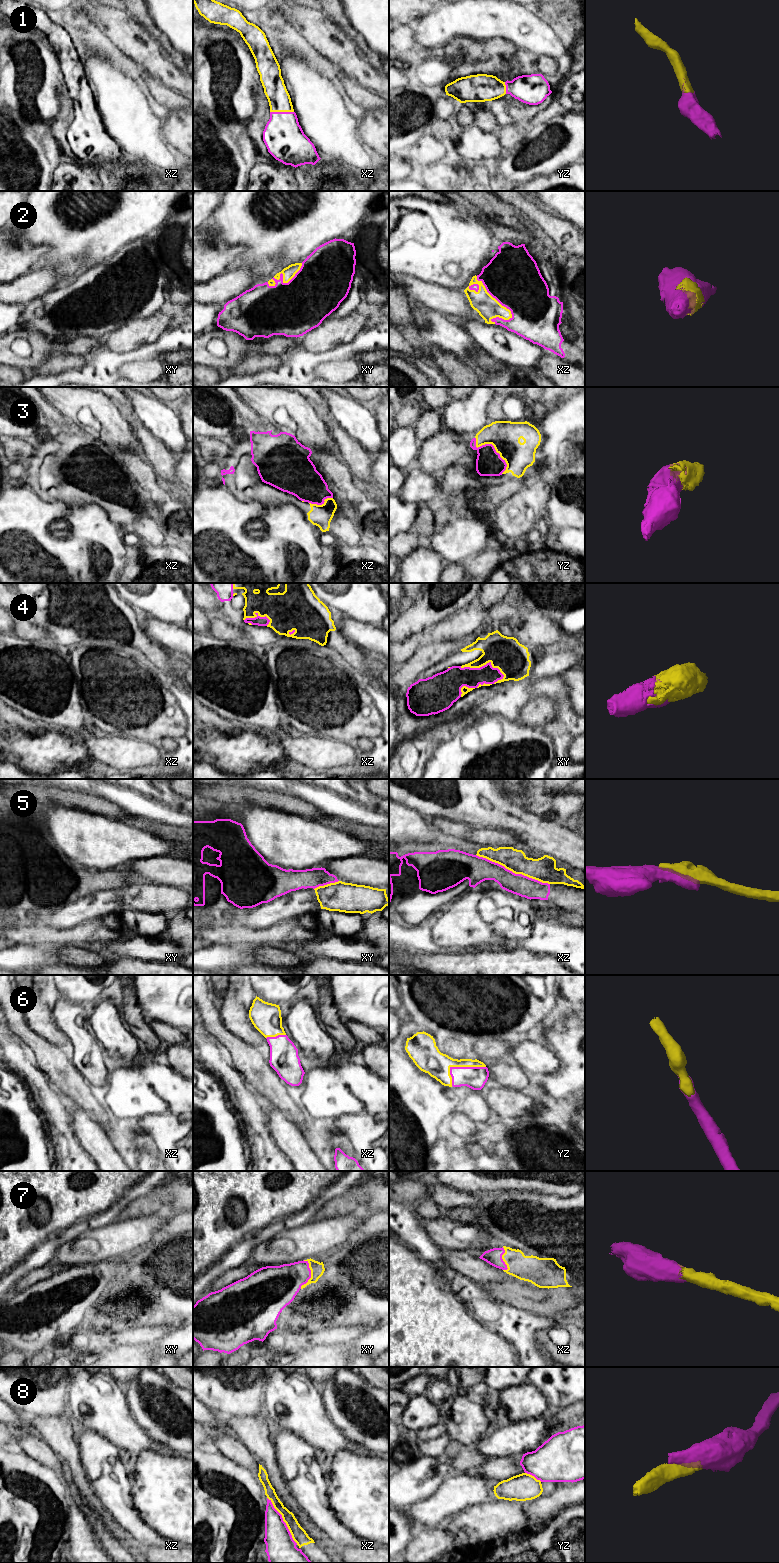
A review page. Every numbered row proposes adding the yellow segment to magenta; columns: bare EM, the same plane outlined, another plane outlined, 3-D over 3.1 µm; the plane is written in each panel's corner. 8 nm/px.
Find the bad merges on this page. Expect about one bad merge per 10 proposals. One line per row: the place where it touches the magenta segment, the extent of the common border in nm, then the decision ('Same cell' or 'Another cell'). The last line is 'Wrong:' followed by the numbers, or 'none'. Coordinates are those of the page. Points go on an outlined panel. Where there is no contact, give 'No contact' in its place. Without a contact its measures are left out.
1: Touches magenta at xz (282, 112). Shared border 190 nm. Same cell
2: Touches magenta at xz (494, 297). Shared border 440 nm. Same cell
3: Touches magenta at yz (493, 447). Shared border 360 nm. Same cell
4: Touches magenta at xy (483, 666). Shared border 360 nm. Same cell
5: Touches magenta at xz (512, 872). Shared border 650 nm. Another cell
6: Touches magenta at yz (459, 1067). Shared border 320 nm. Same cell
7: Touches magenta at xy (310, 1275). Shared border 240 nm. Same cell
8: Touches magenta at xz (283, 1521). Shared border 460 nm. Another cell
Wrong: 5, 8

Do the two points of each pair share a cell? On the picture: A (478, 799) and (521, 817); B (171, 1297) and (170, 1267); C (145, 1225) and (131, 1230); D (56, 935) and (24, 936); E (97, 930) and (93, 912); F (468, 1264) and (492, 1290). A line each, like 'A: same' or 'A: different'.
A: same
B: same
C: same
D: same
E: different
F: different

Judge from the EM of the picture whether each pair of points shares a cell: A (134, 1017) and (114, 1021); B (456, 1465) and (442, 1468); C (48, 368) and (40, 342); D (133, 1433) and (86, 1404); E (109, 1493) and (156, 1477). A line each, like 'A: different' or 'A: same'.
A: different
B: different
C: different
D: same
E: different

